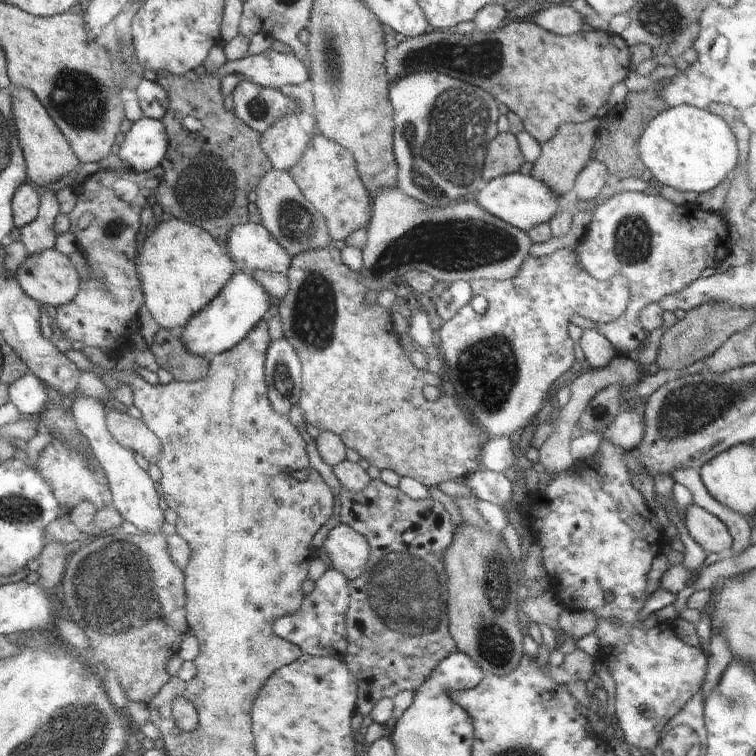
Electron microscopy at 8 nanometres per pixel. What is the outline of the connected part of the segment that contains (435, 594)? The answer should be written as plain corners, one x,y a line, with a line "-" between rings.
381,478
372,479
360,492
352,492
341,486
338,500
341,506
339,522
346,523
350,528
364,535
369,542
369,557
366,568
358,578
349,581
350,602
345,614
345,629
347,630
348,646
346,654
342,658
357,682
357,711
362,713
363,716
366,716
366,714
370,714
372,708
374,708
374,705
380,698
386,697
392,699
399,692
415,691
422,682
432,674
432,670
438,666
438,663
442,659
445,659
446,656
457,650
454,637
451,635
449,629
447,609
449,580
445,573
442,560
444,551
452,542
455,533
455,525
452,523
452,518
448,511
444,509
444,505
439,501
435,501
430,497
426,497
425,499
411,499
408,495
400,491
398,487
391,487
384,484

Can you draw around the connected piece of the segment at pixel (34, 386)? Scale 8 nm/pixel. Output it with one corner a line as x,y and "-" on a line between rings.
32,373
14,382
9,391
11,403
22,414
36,414
49,402
47,386

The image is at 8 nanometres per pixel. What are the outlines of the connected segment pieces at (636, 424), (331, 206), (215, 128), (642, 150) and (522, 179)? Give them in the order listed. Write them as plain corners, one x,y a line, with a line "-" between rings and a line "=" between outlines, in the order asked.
621,411
599,435
601,440
610,441
614,446
634,451
642,440
644,427
643,414
=
322,133
310,139
306,150
287,171
301,193
324,215
330,236
336,240
345,238
358,229
364,229
372,216
372,198
359,177
354,155
=
158,71
157,75
156,83
166,90
170,104
161,118
169,143
160,162
163,173
160,184
154,189
154,198
163,212
203,228
223,244
232,226
248,222
248,193
256,190
262,177
273,168
262,150
261,135
224,108
221,79
217,75
200,75
195,71
181,76
=
687,104
668,107
655,116
639,138
638,148
641,161
652,172
656,185
700,195
736,173
739,164
737,138
726,121
708,109
=
518,172
499,176
489,183
485,183
484,188
476,194
475,199
491,215
528,232
539,224
549,224
552,217
566,209
566,206
562,204
562,197
545,182
529,174

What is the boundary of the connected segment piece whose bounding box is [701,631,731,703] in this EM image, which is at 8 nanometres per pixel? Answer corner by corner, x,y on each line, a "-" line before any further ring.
712,631
711,657
707,660
707,673
701,688
703,703
707,701
713,688
718,686
721,676
731,663
731,654
721,635

